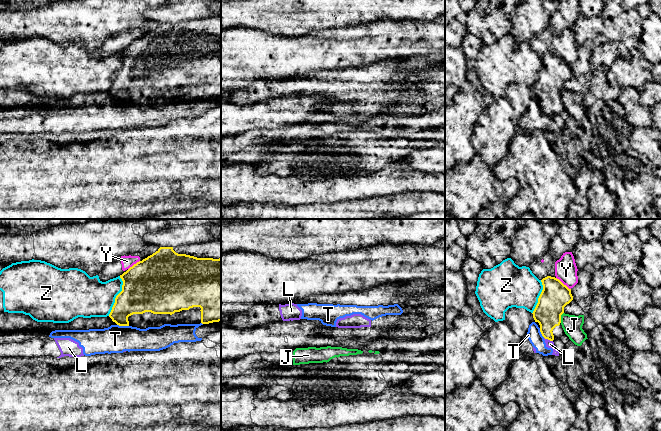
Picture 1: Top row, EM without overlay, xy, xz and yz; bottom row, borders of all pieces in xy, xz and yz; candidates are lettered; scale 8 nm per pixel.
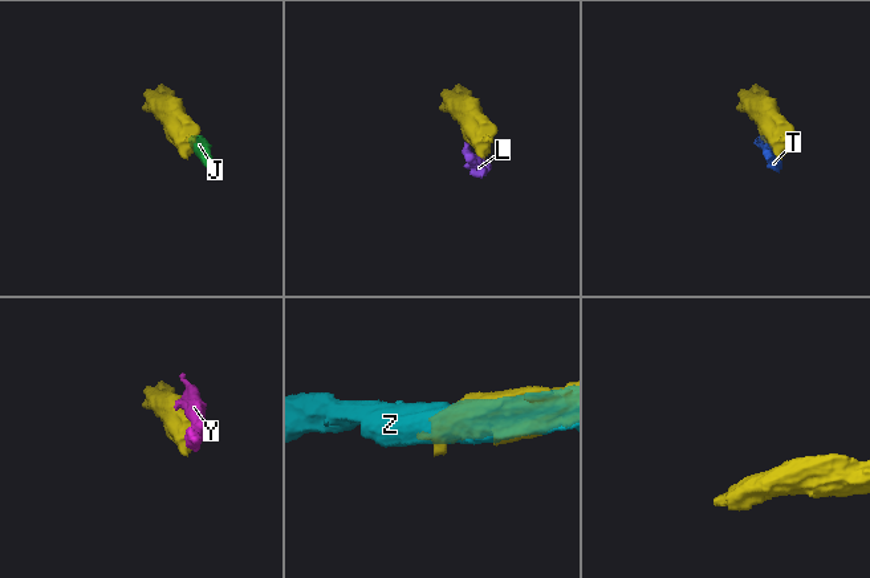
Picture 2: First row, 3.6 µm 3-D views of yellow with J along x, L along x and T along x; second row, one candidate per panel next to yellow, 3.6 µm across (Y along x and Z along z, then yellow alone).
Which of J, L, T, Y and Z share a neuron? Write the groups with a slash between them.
J / L T / Y / Z

